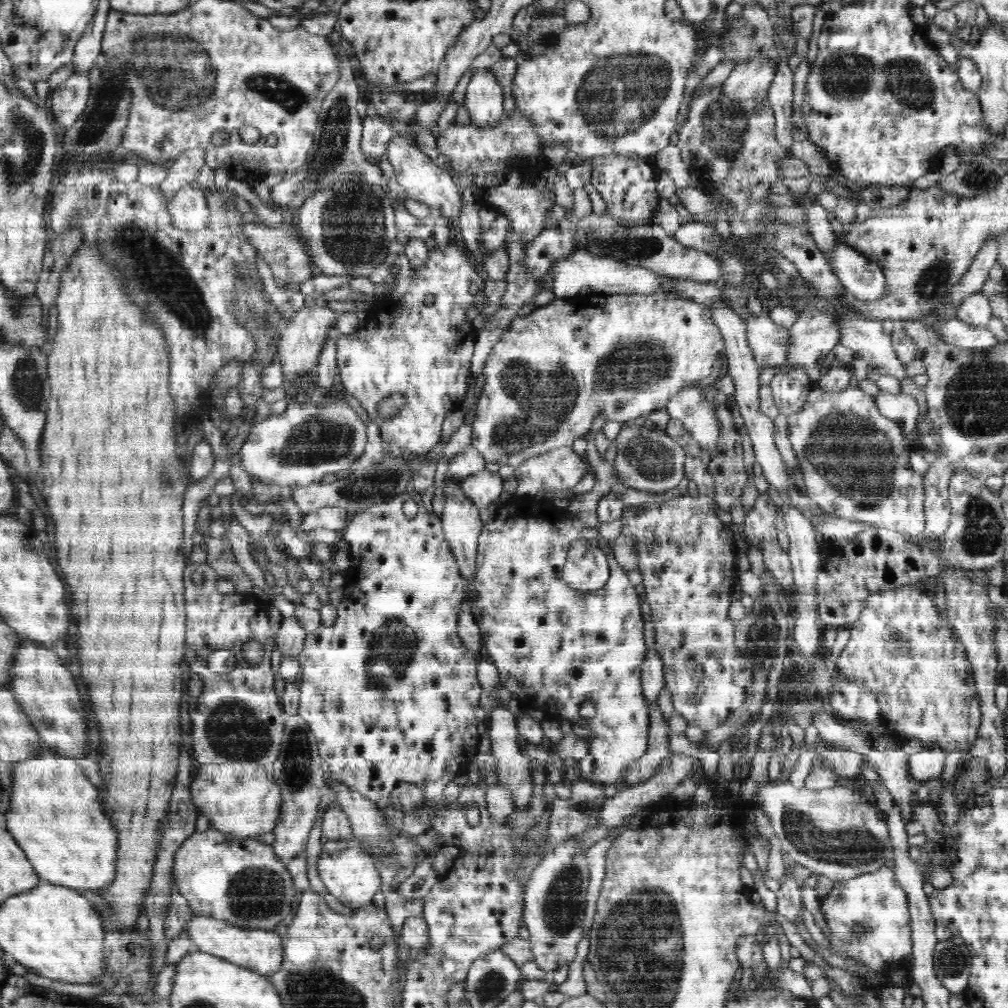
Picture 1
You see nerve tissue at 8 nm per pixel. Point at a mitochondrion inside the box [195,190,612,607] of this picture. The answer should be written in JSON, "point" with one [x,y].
{"point":[316,440]}

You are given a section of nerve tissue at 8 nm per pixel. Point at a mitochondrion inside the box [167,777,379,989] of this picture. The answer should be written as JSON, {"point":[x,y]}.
{"point":[255,893]}

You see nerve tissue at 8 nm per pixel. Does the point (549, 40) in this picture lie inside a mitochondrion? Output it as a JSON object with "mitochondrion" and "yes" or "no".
{"mitochondrion":"no"}

